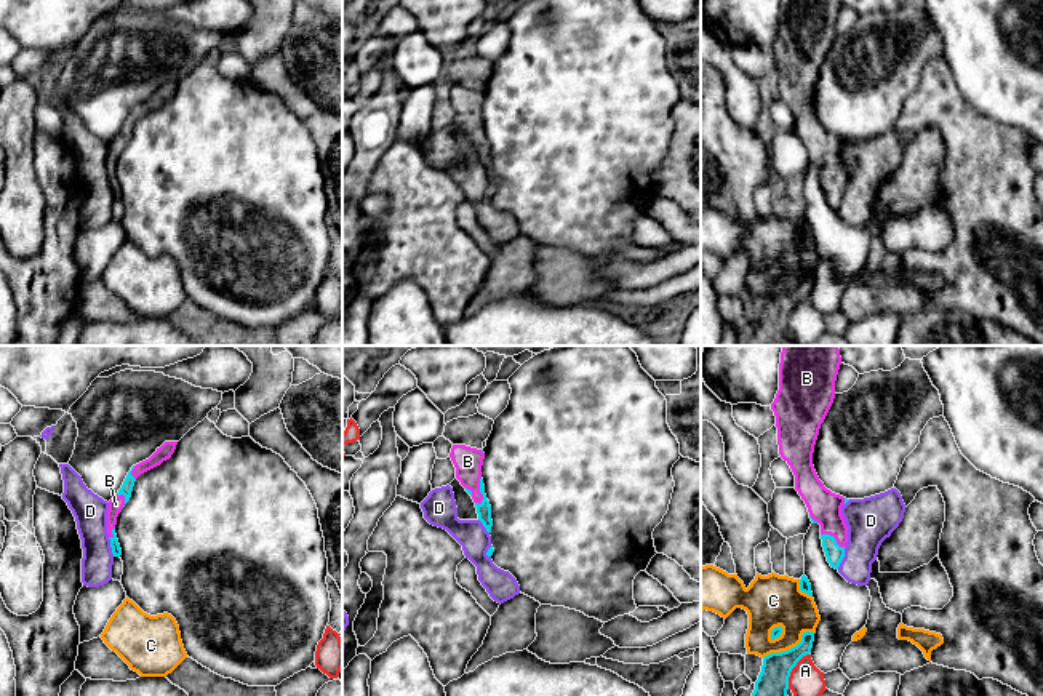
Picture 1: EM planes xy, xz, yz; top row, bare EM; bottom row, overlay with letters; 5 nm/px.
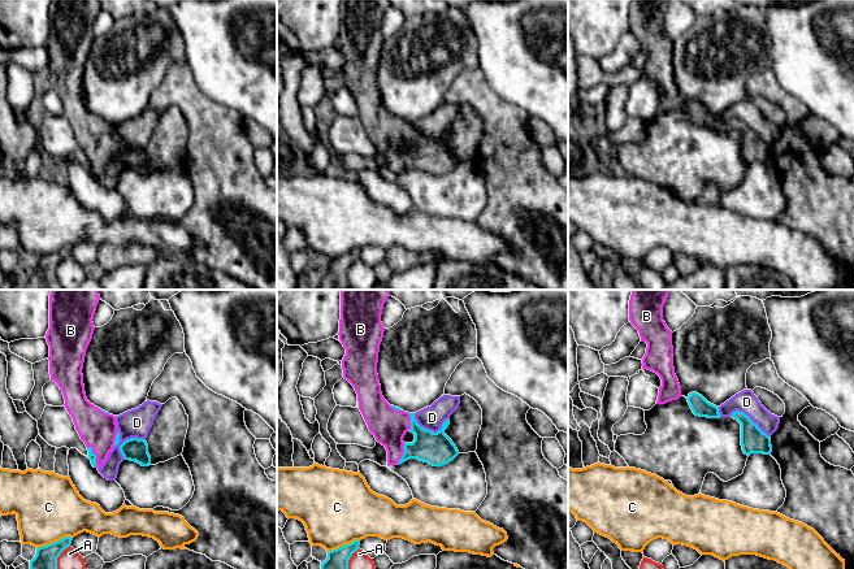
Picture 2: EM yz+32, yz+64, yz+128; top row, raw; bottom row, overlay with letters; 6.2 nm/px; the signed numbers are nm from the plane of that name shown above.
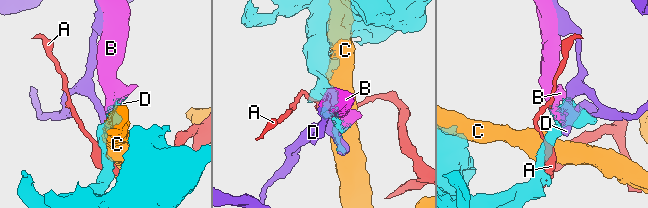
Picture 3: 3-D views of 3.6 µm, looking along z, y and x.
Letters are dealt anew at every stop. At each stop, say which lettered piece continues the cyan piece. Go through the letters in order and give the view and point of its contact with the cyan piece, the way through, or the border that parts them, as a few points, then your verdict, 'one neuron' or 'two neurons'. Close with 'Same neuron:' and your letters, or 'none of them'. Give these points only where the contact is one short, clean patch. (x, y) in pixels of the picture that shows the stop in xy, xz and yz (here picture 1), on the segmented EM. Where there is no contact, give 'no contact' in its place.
A: yz (791, 671) | two neurons
B: xz (480, 492) | one neuron
C: yz (791, 648) | two neurons
D: yz (842, 559) | two neurons
Same neuron: B

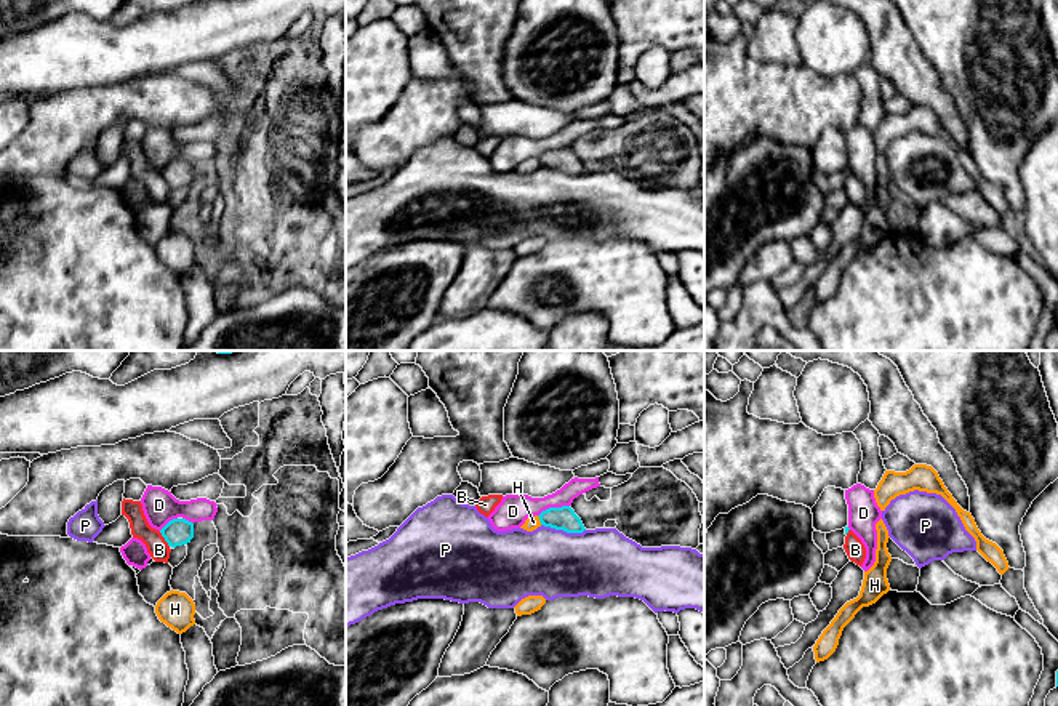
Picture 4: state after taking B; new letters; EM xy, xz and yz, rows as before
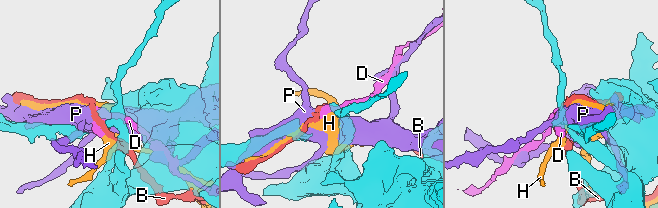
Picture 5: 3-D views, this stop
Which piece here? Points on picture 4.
B: xy (165, 540) | two neurons
D: xz (553, 508) | along xz (569, 505), (546, 508), (538, 516) | two neurons
H: xz (540, 521) | two neurons
P: xz (564, 530) | two neurons
Same neuron: none of them

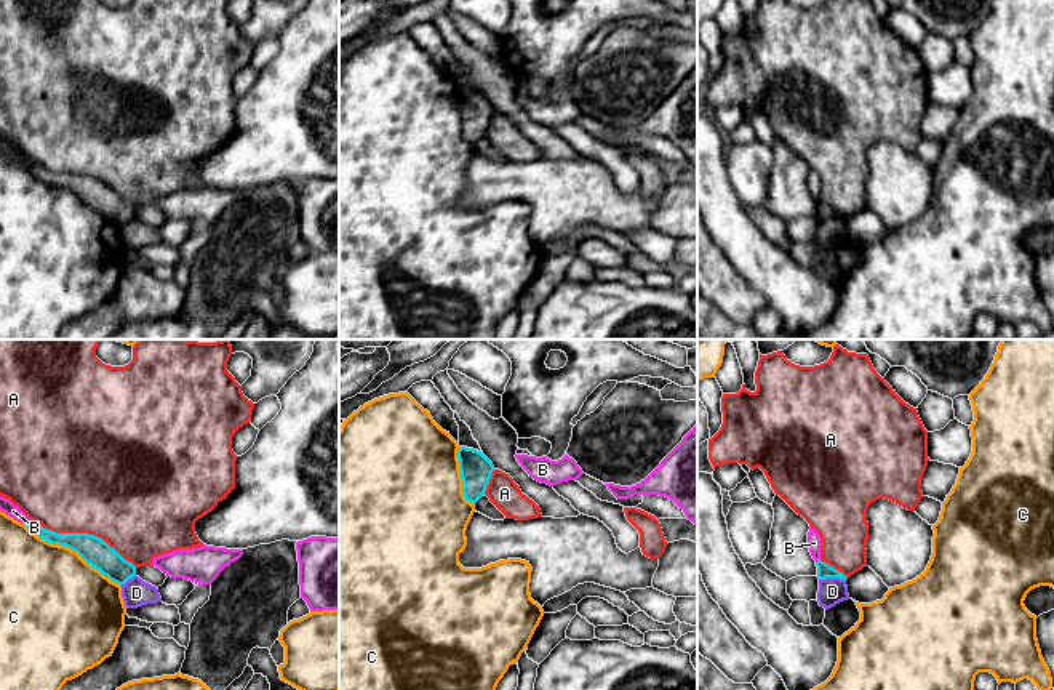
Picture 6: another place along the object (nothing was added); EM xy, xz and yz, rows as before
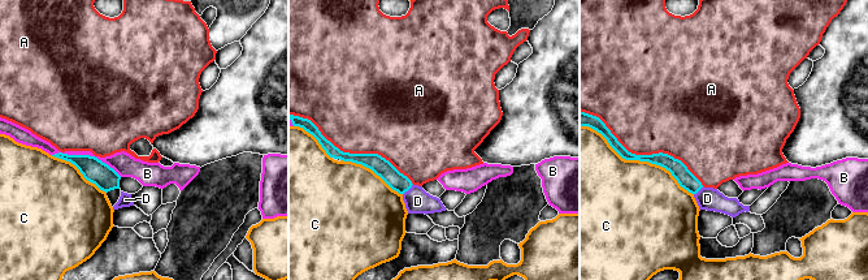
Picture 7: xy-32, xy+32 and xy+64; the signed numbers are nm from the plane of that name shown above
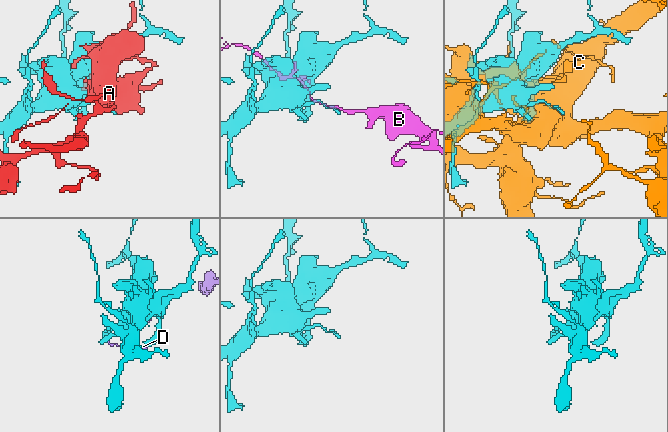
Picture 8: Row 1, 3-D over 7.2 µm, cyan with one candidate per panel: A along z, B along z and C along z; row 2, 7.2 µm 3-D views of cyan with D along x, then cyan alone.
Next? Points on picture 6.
A: xy (83, 533) | two neurons
B: xy (26, 522) | two neurons
C: xy (72, 549) | two neurons
D: yz (832, 577) | along yz (819, 578), (842, 578), (845, 581) | two neurons
Same neuron: none of them

